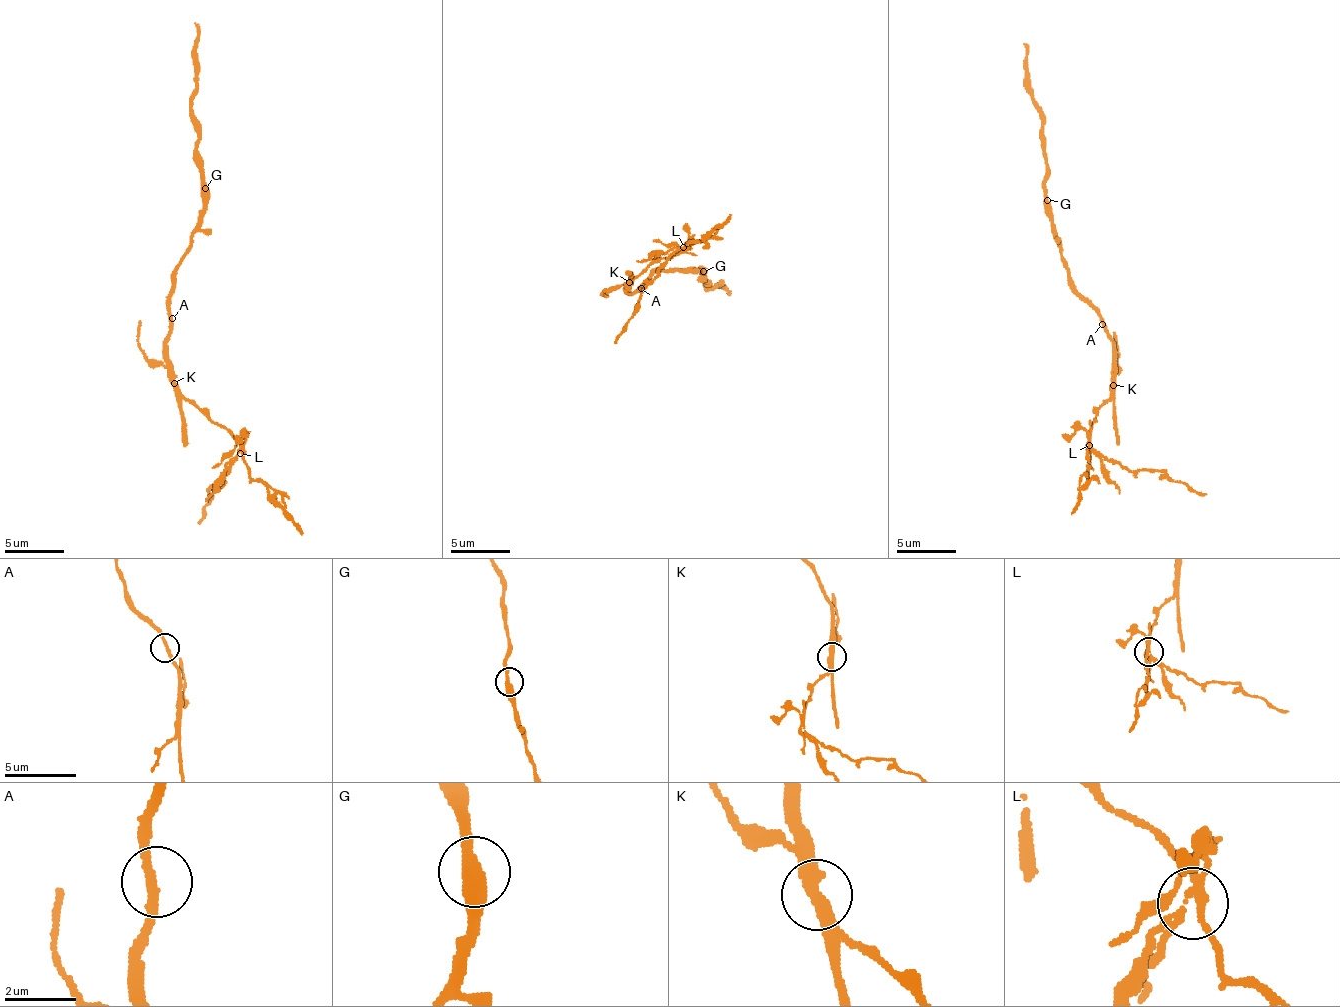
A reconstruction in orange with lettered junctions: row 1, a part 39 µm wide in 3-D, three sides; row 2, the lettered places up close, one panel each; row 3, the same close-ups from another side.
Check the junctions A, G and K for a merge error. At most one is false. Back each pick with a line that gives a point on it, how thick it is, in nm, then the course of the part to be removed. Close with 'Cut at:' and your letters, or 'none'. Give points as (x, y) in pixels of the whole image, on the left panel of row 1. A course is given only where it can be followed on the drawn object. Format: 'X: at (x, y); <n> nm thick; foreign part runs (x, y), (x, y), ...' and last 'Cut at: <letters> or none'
K: at (174, 383); 400 nm thick; foreign part runs (174, 382), (186, 399), (228, 431), (240, 453), (223, 484), (207, 489), (210, 502), (197, 522)
Cut at: K

